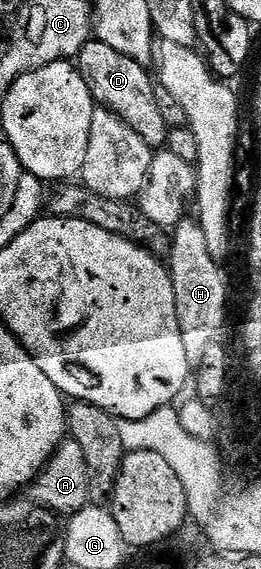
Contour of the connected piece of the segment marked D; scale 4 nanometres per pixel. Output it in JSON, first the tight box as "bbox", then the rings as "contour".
{"bbox":[76,41,168,149],"contour":[[[99,41],[86,43],[82,52],[77,55],[76,63],[86,79],[86,84],[90,86],[95,104],[114,111],[153,149],[161,148],[167,142],[168,122],[163,104],[154,92],[154,83],[148,73],[150,71],[145,66]]]}

